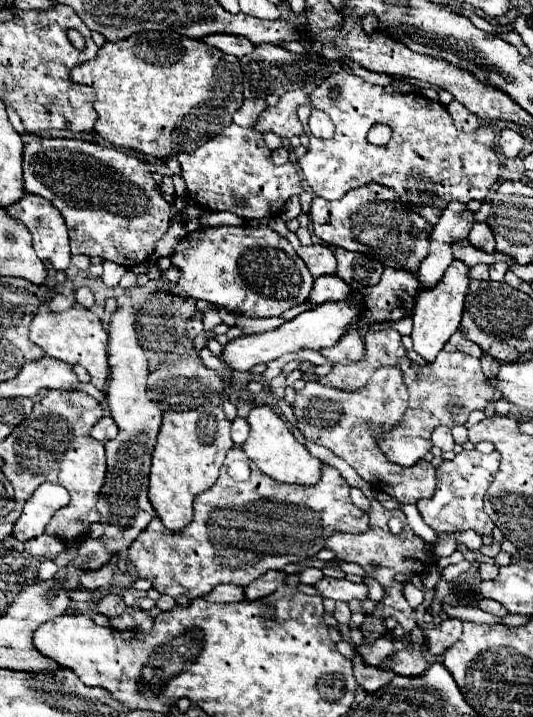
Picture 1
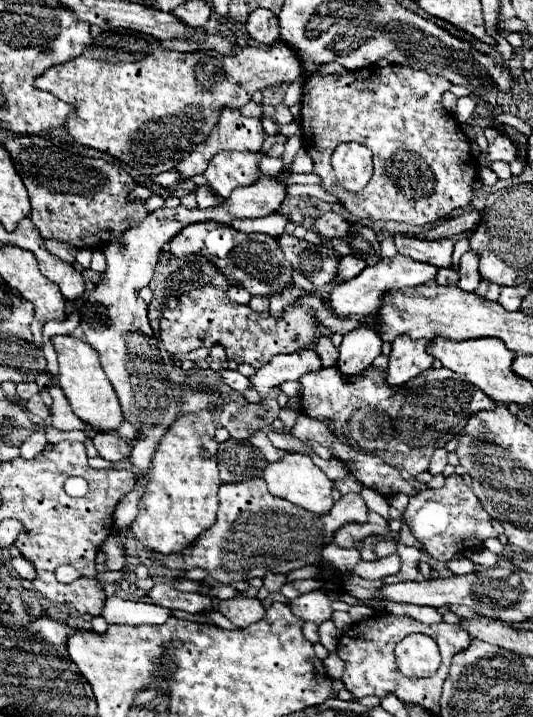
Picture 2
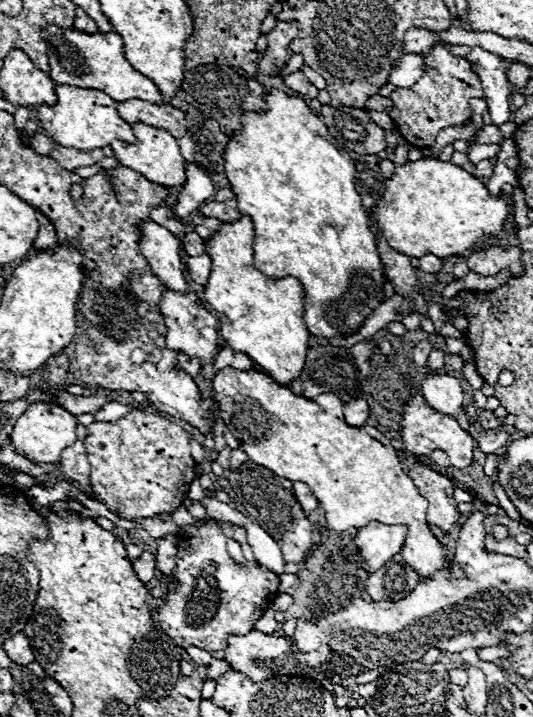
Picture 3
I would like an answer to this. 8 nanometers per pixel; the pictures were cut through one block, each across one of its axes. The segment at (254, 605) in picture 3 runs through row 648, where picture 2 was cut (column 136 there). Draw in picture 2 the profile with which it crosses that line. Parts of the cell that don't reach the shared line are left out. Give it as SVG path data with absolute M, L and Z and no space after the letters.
M14 136L4 140L2 146L8 150L28 190L32 204L30 220L42 238L56 238L74 248L98 250L108 240L120 238L124 228L136 226L148 216L144 202L128 202L126 198L136 186L132 176L106 160L70 154L40 136Z

